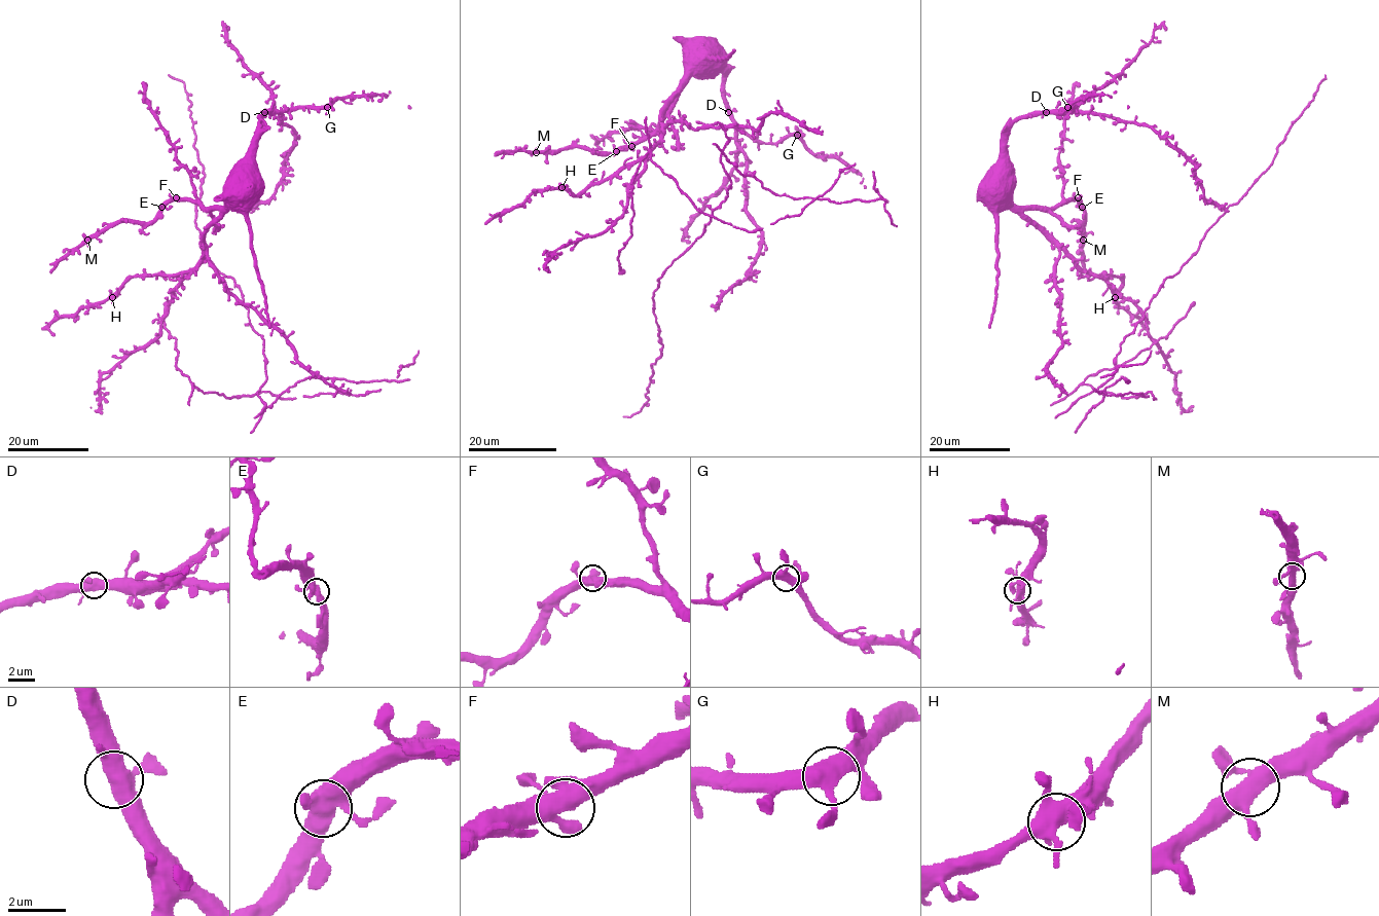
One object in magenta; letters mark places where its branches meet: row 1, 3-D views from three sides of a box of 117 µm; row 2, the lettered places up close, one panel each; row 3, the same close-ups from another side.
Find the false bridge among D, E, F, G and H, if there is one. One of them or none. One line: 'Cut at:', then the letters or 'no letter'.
Cut at: no letter

